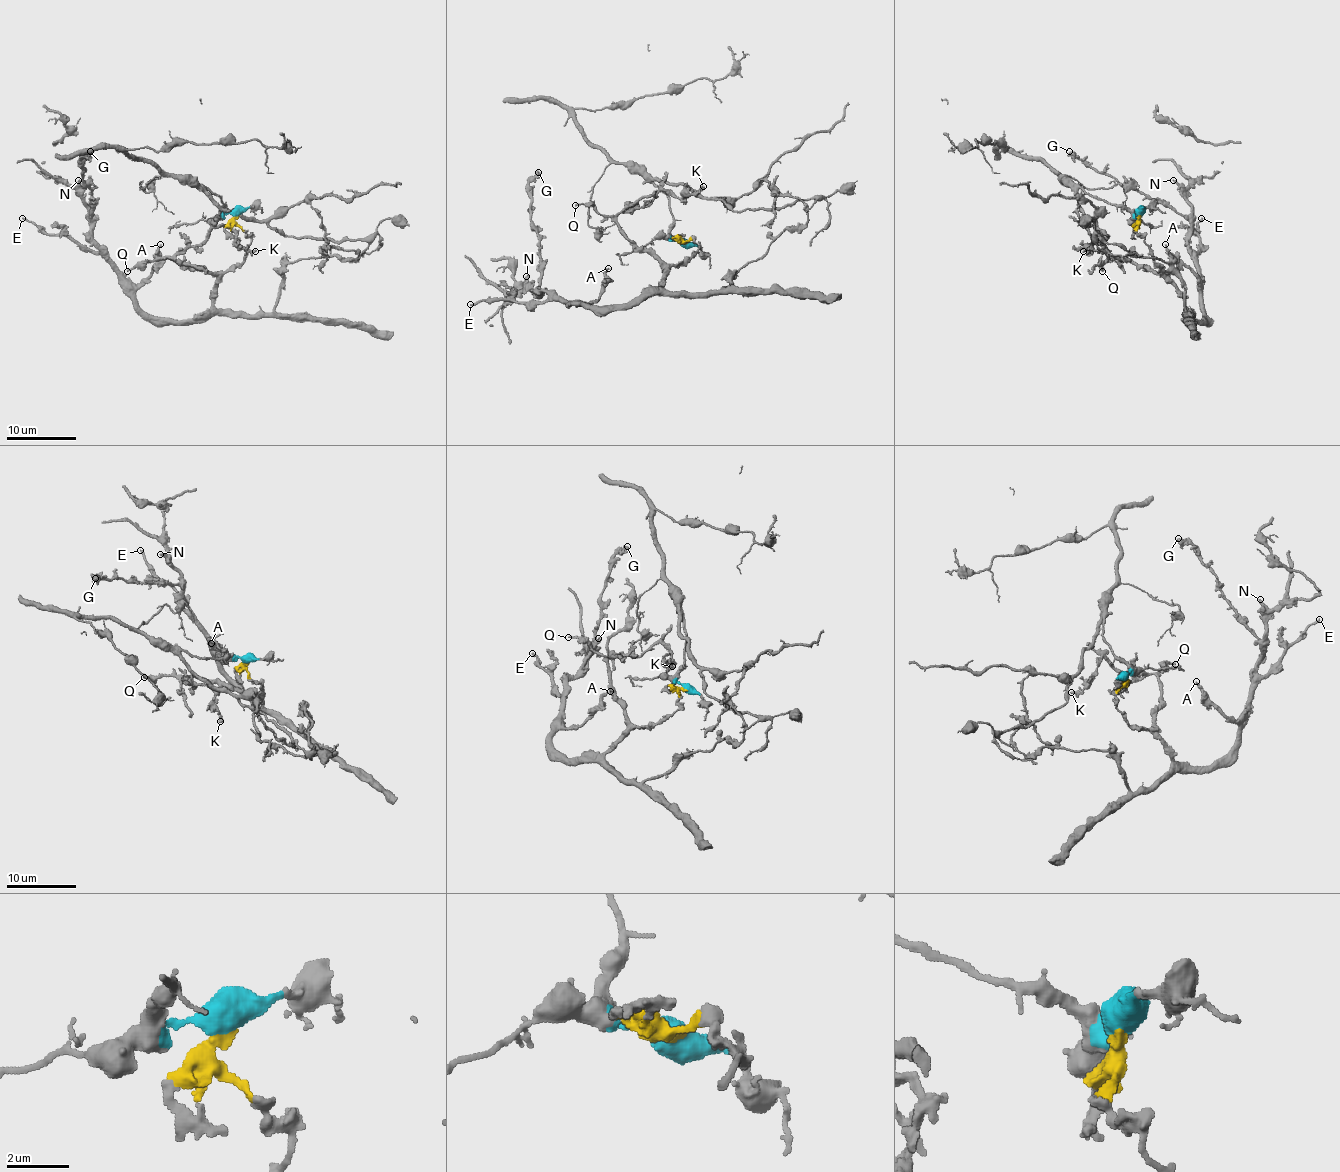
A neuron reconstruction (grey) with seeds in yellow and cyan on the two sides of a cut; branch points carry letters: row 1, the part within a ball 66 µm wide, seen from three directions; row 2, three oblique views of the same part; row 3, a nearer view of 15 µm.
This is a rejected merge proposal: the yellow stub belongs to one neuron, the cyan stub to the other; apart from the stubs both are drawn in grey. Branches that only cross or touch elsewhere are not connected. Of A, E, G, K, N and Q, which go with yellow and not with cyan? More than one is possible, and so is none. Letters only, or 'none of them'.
A, E, G, K, N, Q

